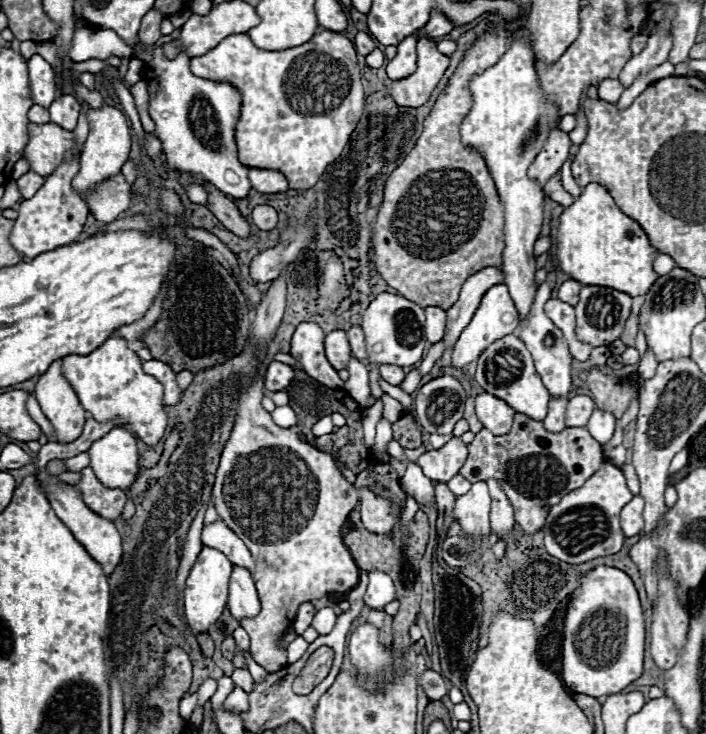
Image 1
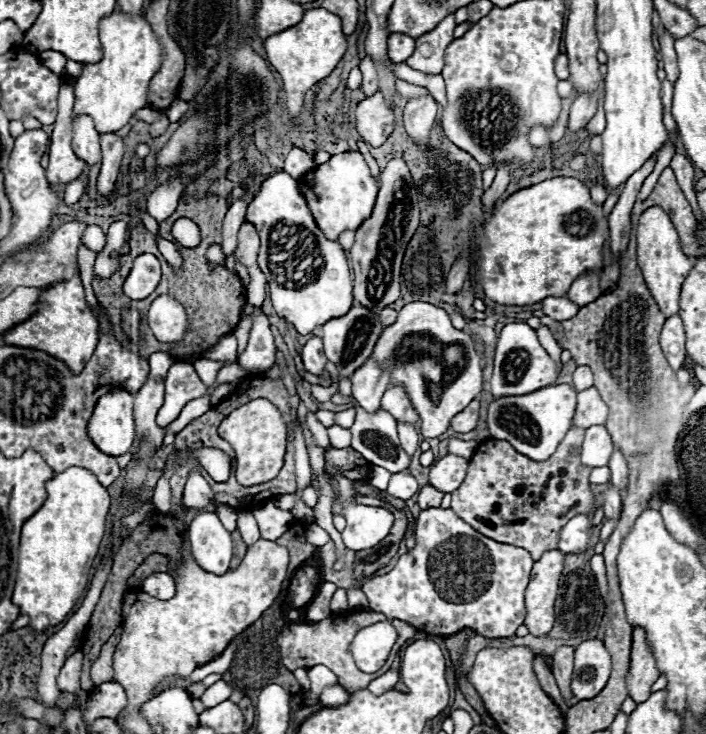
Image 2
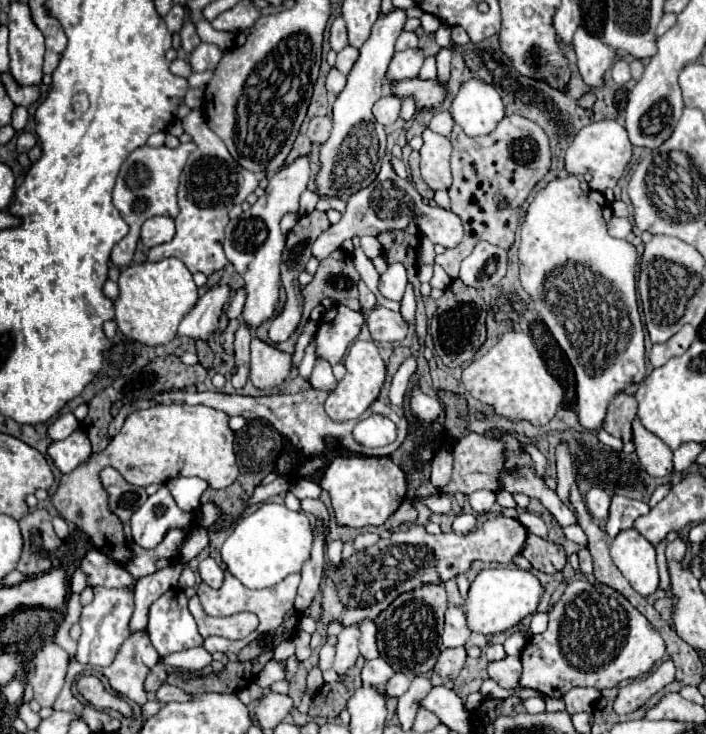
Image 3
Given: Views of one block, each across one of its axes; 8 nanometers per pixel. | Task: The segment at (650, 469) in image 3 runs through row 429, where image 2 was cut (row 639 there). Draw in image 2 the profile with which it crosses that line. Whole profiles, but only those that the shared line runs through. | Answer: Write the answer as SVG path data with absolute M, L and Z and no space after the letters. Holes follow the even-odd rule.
M634 628L632 652L630 652L630 668L626 674L626 690L634 702L642 702L650 696L650 686L658 678L658 668L652 652L646 644L646 632L642 628Z

